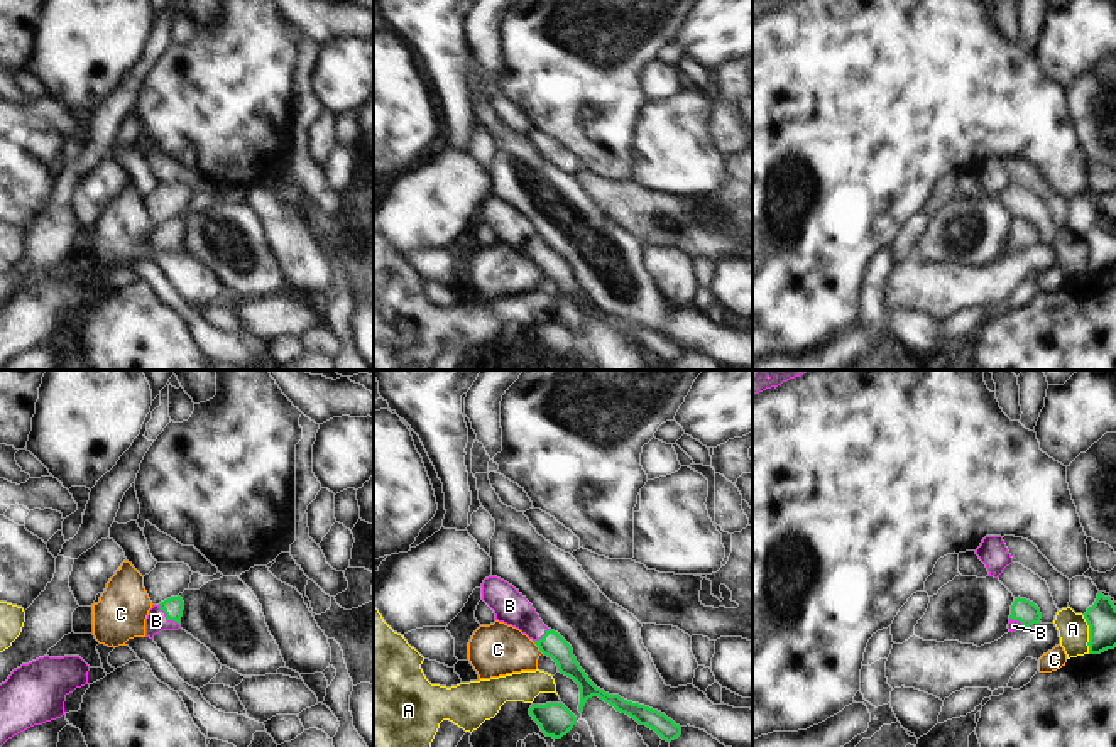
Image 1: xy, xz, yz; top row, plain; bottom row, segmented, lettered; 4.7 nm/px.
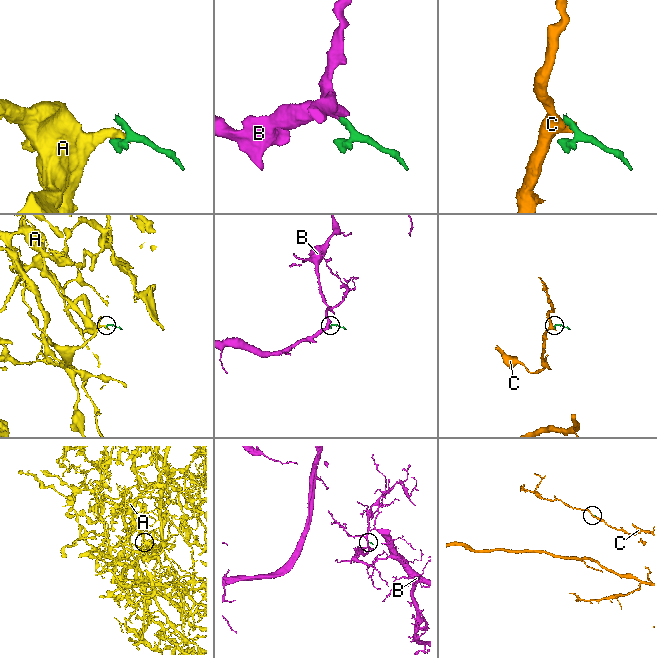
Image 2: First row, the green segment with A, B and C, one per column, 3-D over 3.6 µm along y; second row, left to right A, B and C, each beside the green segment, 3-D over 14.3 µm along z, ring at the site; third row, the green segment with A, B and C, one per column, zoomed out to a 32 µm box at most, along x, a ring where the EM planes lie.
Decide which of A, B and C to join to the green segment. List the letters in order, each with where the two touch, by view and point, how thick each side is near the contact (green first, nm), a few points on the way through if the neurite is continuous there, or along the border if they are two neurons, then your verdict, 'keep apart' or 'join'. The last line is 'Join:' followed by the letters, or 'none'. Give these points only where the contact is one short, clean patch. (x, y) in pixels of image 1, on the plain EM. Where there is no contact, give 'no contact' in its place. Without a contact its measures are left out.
A: meets green in yz at (1089, 256); 140 nm thick on the green side, 140 nm on the other; border along yz (1083, 237), (1088, 247), (1089, 272); keep apart
B: meets green in xy at (168, 239); 100 nm thick on the green side, 100 nm on the other; runs through xy (173, 229), (168, 239), (156, 242); join
C: meets green in xz at (538, 267); 120 nm thick on the green side, 260 nm on the other; border along xz (531, 262), (543, 274); keep apart
Join: B

